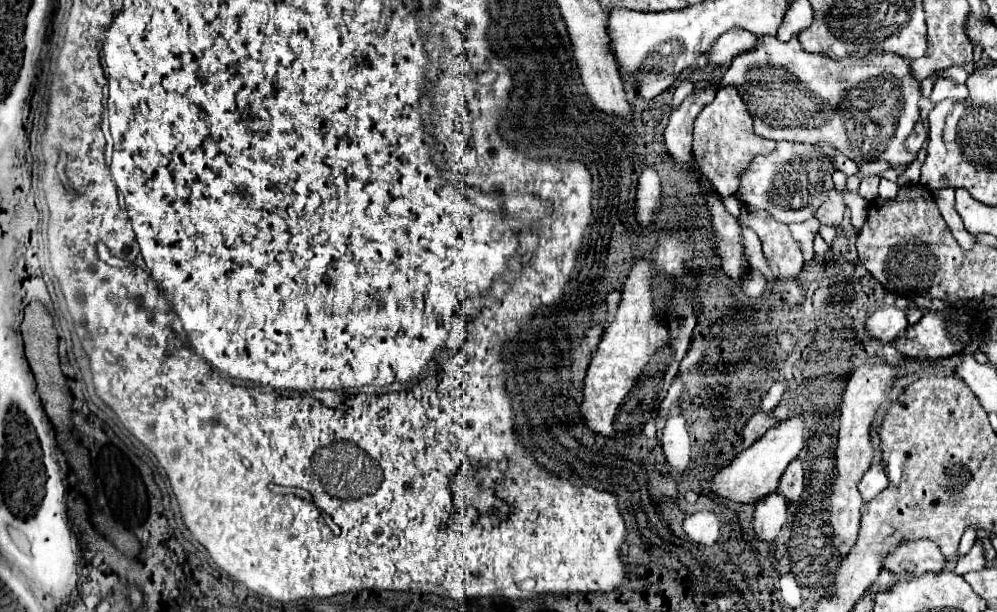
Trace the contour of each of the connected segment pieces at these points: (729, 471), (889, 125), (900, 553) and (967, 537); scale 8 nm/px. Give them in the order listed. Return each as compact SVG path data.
M797 415L797 417L789 417L785 421L779 421L761 439L757 439L749 449L739 453L739 457L735 457L731 465L727 465L719 475L715 475L711 489L737 503L757 501L757 499L773 493L779 487L779 479L781 479L783 471L799 455L803 445L805 445L803 417Z
M757 35L755 47L733 59L725 79L721 79L721 85L729 85L739 91L747 111L753 117L753 131L759 137L773 141L789 139L799 143L829 143L857 163L865 159L885 159L899 167L909 165L917 157L915 153L907 153L903 149L903 141L913 131L913 125L921 119L921 83L913 77L909 61L897 53L833 59L829 55L807 53L799 45L797 35L785 43L773 35Z
M909 541L899 545L899 549L883 561L883 567L905 579L913 579L927 571L941 573L947 567L947 559L933 541Z
M969 527L969 529L963 533L961 543L959 543L959 551L957 551L959 555L965 555L965 553L967 553L967 551L973 547L977 533L979 533L979 529L977 529L977 527Z

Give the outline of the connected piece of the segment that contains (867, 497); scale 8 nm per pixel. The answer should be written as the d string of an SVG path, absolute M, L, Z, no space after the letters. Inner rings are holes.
M883 461L873 463L865 475L859 481L859 491L863 495L863 501L871 501L875 495L879 495L879 491L883 491L887 487L887 475L885 475L885 465Z

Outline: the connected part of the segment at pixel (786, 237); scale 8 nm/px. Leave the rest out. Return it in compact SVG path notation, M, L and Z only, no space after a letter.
M741 205L741 221L759 235L763 255L777 267L779 277L797 277L803 265L803 255L793 241L788 225L775 221L767 211L749 205Z

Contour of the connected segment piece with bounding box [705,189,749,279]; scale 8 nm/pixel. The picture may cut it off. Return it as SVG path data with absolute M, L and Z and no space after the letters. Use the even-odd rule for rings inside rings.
M705 189L705 193L709 195L709 207L711 207L711 215L713 215L713 225L717 229L717 245L715 245L715 249L717 249L717 255L721 257L721 267L729 277L739 279L741 273L749 265L745 261L745 253L743 253L739 223L727 213L727 209L723 207L723 203L719 201L717 195L709 193L707 189Z

